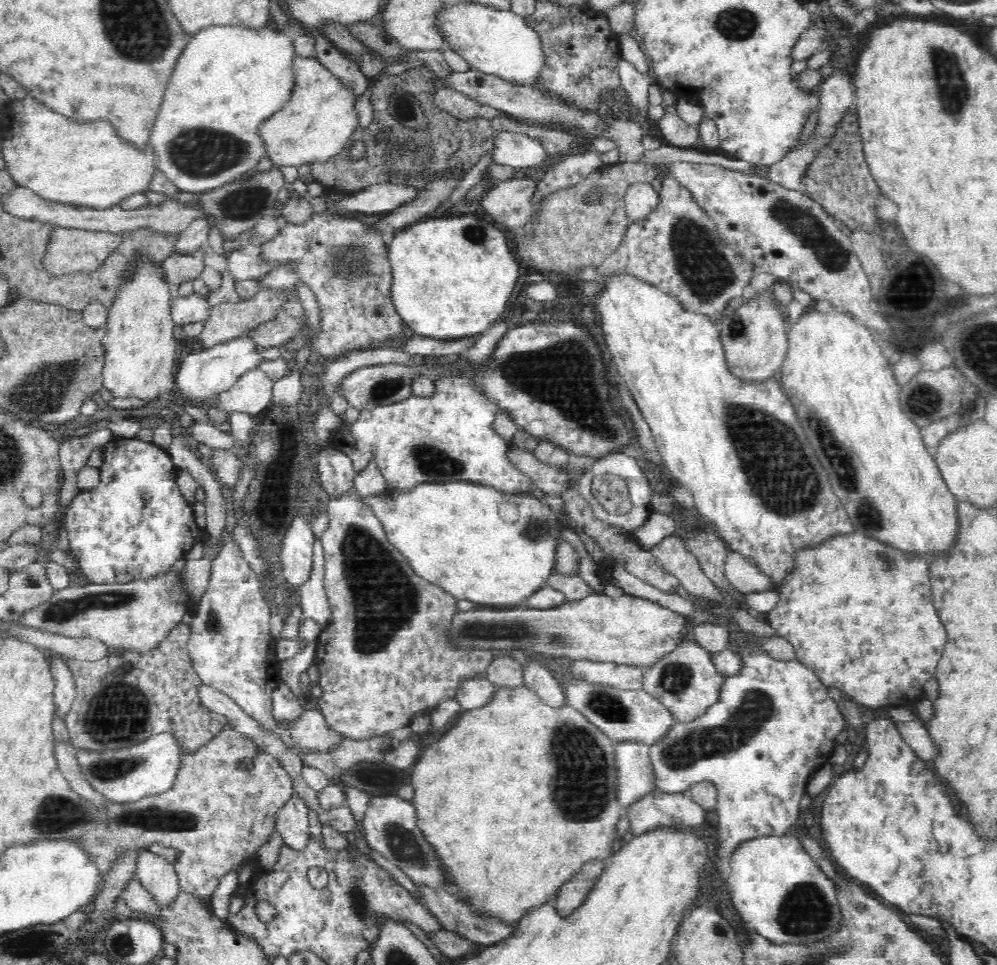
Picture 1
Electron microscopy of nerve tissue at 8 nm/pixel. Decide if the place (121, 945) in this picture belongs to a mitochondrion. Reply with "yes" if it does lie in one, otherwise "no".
yes

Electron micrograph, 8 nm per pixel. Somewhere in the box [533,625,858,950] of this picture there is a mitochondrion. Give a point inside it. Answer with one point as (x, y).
(582, 785)

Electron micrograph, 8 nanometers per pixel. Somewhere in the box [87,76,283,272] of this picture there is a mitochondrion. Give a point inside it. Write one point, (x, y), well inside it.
(199, 152)

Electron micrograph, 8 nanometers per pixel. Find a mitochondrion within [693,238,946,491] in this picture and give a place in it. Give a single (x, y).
(924, 401)

